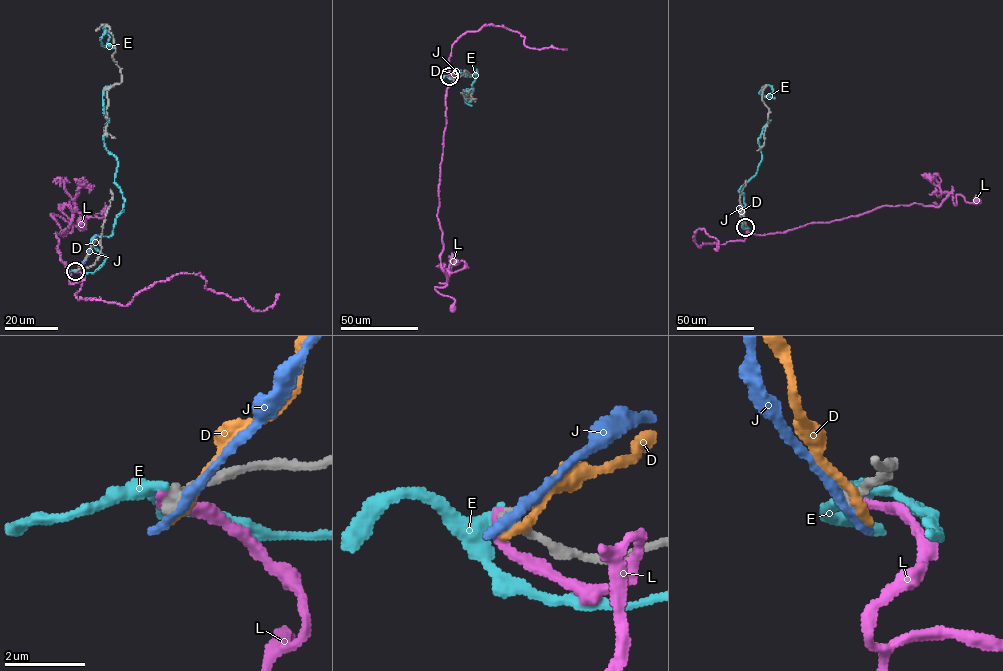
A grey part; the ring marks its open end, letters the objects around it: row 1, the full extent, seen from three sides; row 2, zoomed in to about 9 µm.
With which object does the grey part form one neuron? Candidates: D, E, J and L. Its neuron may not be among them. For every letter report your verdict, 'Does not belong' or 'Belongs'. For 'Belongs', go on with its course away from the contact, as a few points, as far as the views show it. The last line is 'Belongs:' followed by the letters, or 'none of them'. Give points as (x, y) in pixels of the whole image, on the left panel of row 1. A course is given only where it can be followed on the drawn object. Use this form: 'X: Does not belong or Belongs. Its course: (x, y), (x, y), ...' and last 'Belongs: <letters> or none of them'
D: Does not belong
E: Does not belong
J: Does not belong
L: Does not belong
Belongs: none of them

